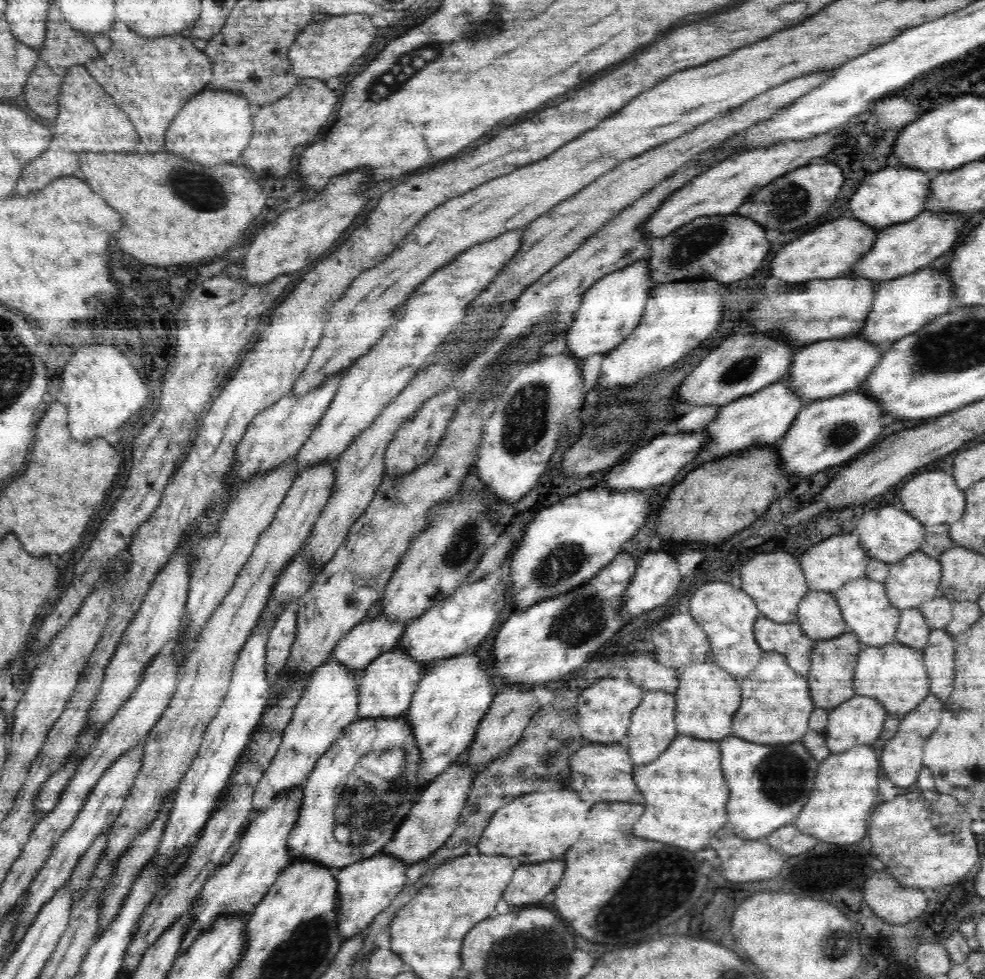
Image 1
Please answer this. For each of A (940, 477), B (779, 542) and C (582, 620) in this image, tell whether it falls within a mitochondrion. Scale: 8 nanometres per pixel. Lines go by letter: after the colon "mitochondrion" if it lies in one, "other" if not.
A: other
B: other
C: mitochondrion

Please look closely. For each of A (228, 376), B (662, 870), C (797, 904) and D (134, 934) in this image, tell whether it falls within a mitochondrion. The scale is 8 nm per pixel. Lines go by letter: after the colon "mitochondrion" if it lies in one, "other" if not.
A: other
B: mitochondrion
C: other
D: other

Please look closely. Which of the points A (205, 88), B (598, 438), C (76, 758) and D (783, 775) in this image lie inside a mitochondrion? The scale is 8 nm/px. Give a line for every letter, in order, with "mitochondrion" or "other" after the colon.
A: other
B: mitochondrion
C: other
D: mitochondrion

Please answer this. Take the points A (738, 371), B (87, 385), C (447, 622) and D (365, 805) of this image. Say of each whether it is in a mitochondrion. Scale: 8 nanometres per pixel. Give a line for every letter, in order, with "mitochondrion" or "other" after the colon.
A: mitochondrion
B: other
C: other
D: mitochondrion

